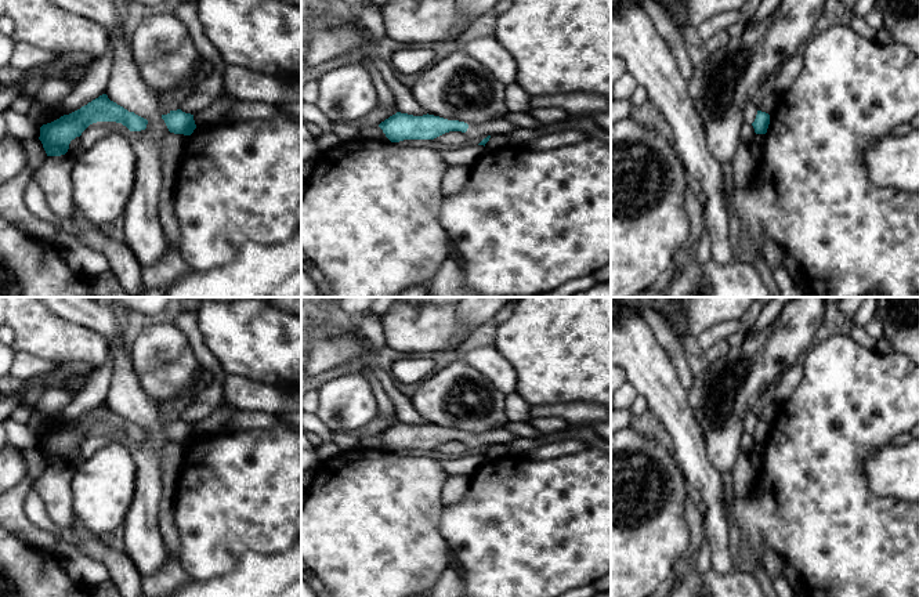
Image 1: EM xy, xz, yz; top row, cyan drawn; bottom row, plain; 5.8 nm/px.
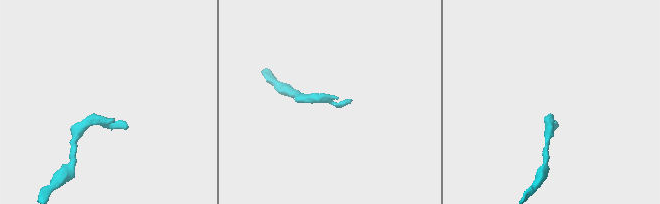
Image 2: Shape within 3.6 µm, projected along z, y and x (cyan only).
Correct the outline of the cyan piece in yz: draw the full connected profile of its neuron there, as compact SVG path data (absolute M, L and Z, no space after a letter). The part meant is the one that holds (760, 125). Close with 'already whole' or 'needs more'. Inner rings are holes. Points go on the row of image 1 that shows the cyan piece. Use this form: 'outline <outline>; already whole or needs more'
outline M750 101L745 106L743 122L750 123L756 134L766 134L770 124L770 115L757 109Z; needs more

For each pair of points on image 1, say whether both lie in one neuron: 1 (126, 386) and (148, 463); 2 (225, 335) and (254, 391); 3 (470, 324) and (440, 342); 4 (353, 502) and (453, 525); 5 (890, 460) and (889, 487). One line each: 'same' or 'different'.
1: same
2: different
3: different
4: different
5: same

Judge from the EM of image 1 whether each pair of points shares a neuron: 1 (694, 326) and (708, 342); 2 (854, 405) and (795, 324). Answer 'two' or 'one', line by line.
1: two
2: two

